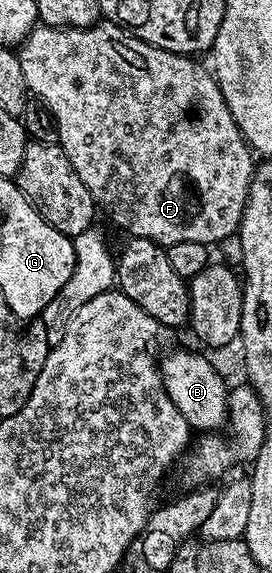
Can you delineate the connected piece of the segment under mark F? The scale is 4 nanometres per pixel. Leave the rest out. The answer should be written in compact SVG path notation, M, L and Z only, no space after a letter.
M106 19L100 20L94 25L84 25L82 27L60 27L57 25L44 25L42 23L36 24L35 28L31 30L31 33L24 39L23 44L18 46L17 52L19 54L19 62L21 63L21 71L25 74L25 83L27 84L28 90L38 100L42 101L46 105L49 112L55 116L55 126L59 129L59 139L58 144L65 151L65 155L69 159L69 163L73 163L73 171L77 171L77 175L81 175L81 183L85 183L85 187L89 187L91 192L91 197L94 199L96 206L100 210L103 209L107 212L107 217L116 225L119 229L124 229L127 235L131 237L144 237L150 241L155 241L157 244L164 247L172 245L173 243L201 243L205 246L210 246L211 241L223 241L226 237L234 238L239 232L239 224L243 218L243 212L245 211L245 203L247 202L247 195L249 193L249 187L251 186L251 177L255 174L256 162L251 161L253 158L252 150L249 148L247 140L241 135L241 131L237 127L237 123L233 119L233 115L229 111L229 107L225 103L225 99L221 95L219 90L219 85L216 83L212 70L208 68L206 64L194 65L192 58L190 56L181 53L170 53L164 49L160 49L158 45L150 45L145 43L141 39L134 37L130 31L123 28L122 25L116 25L114 21L109 21Z

